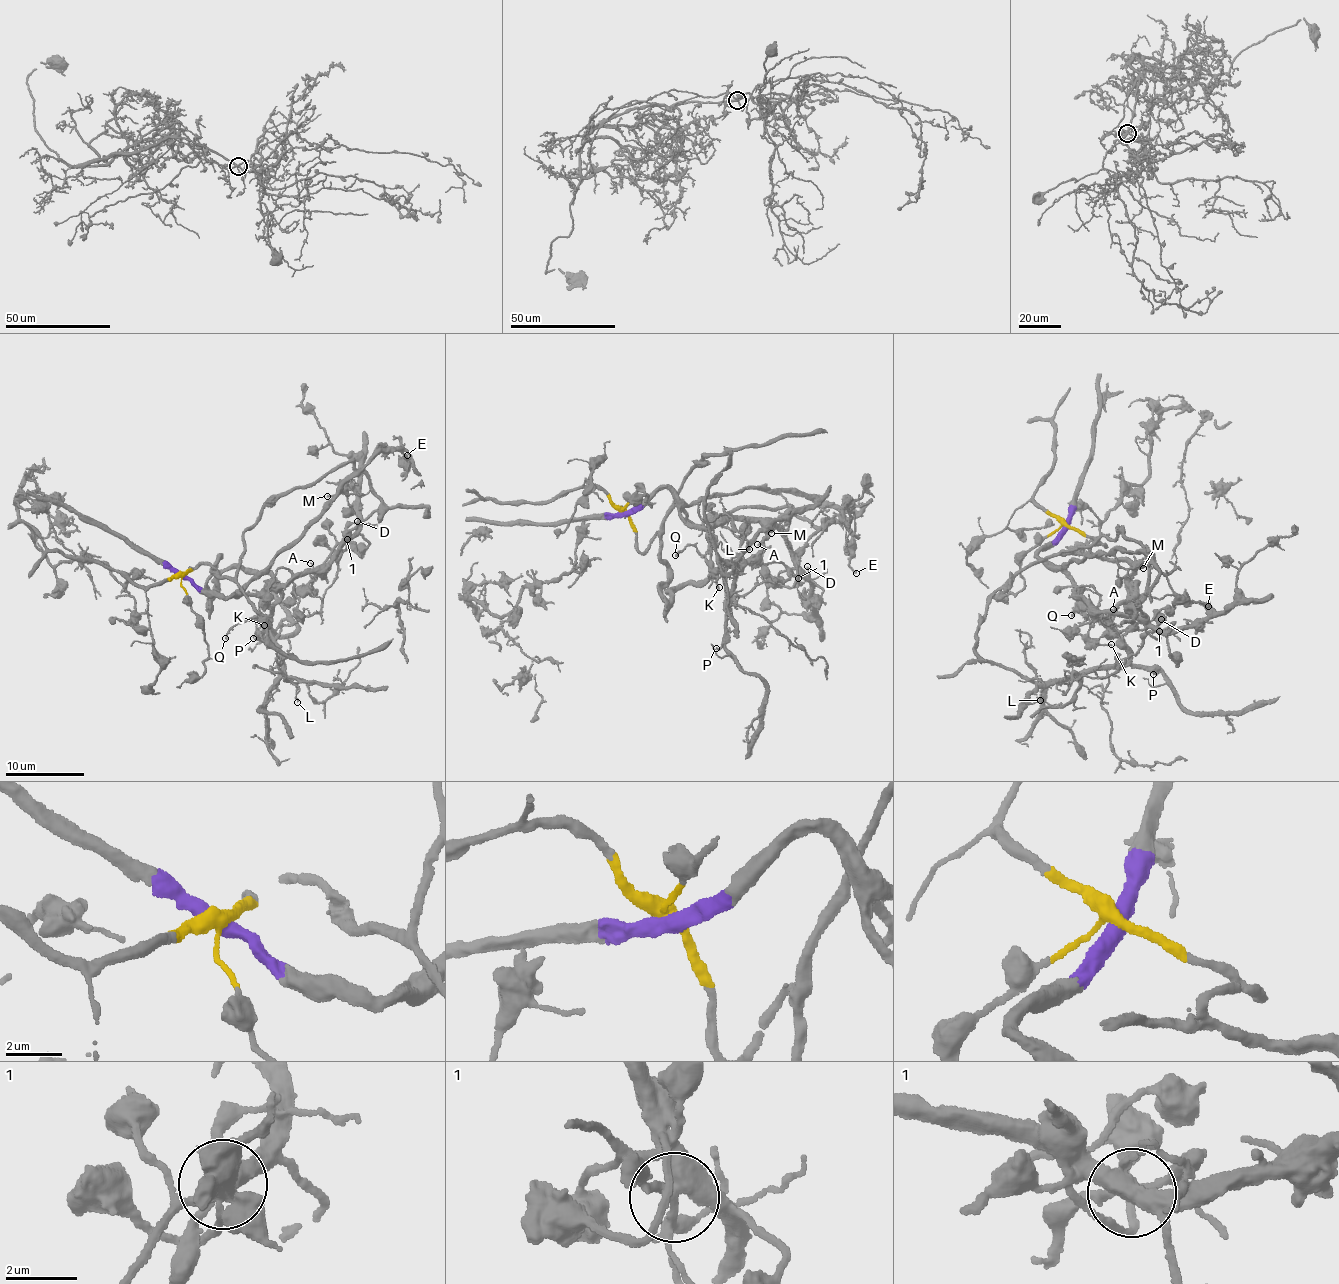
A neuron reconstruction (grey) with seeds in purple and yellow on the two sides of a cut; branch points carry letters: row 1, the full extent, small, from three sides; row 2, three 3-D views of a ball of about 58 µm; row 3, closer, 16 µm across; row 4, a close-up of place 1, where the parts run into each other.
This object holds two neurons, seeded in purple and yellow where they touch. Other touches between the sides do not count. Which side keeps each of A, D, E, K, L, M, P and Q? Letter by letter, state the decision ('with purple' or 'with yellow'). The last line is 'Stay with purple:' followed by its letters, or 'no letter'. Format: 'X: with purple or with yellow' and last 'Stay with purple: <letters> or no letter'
A: with purple
D: with yellow
E: with purple
K: with purple
L: with yellow
M: with purple
P: with yellow
Q: with purple
Stay with purple: A, E, K, M, Q

